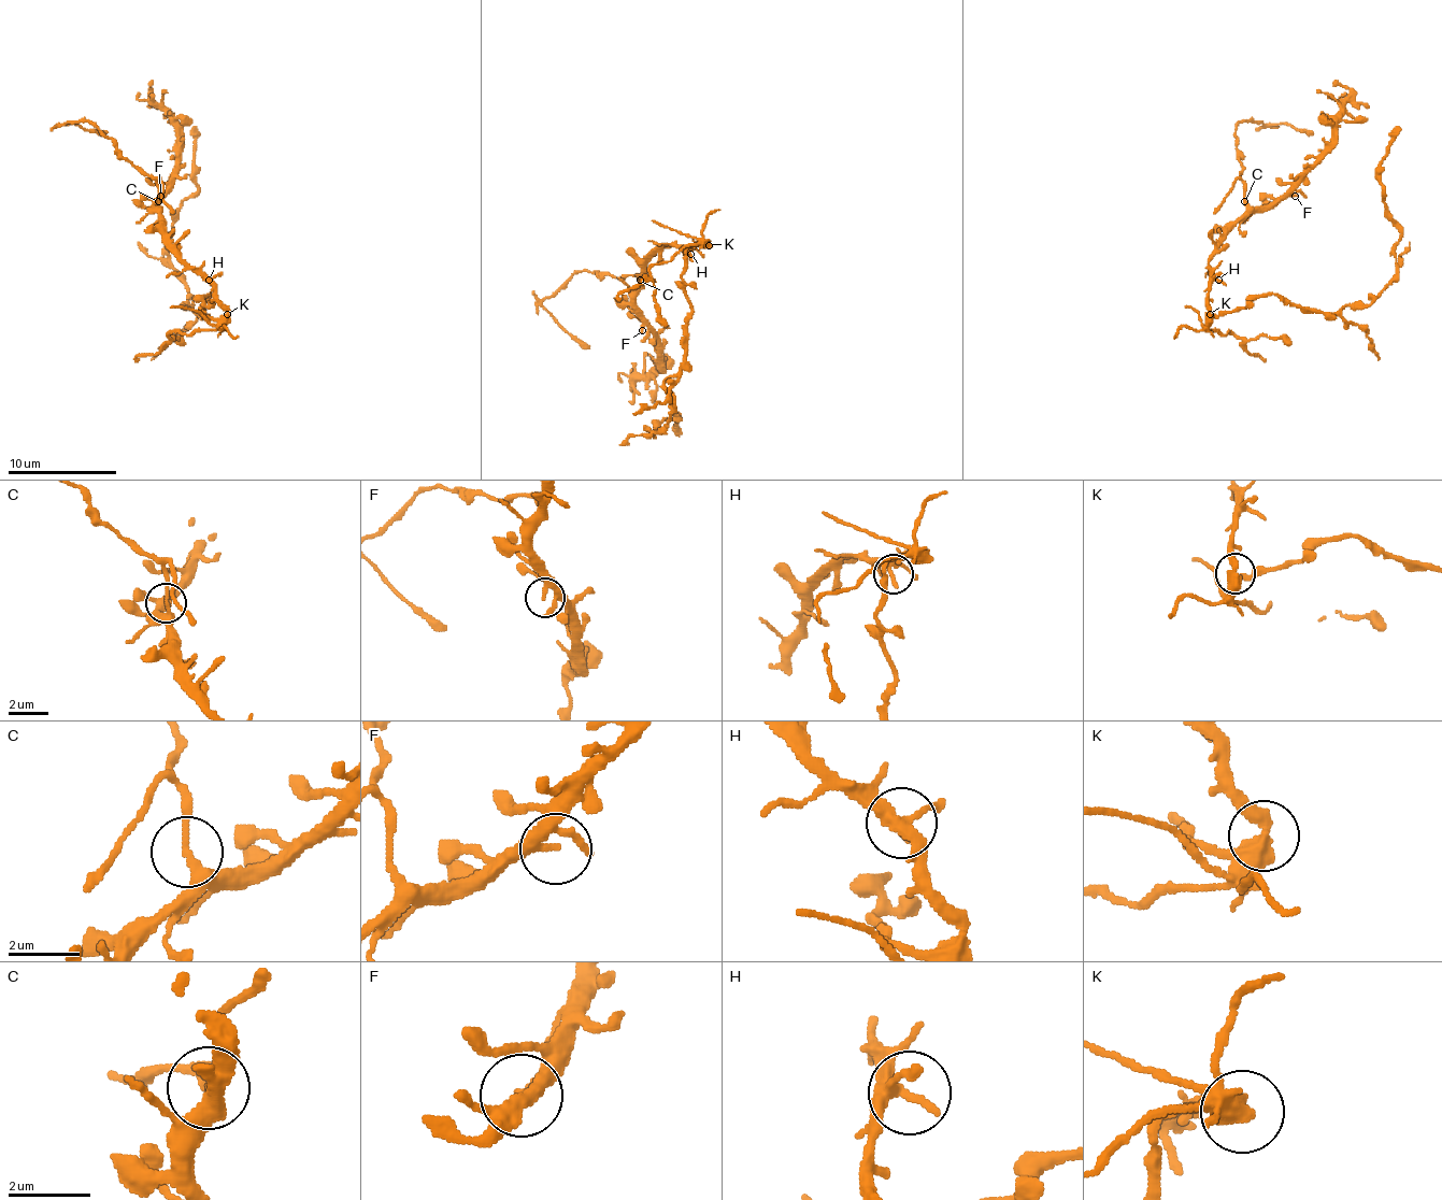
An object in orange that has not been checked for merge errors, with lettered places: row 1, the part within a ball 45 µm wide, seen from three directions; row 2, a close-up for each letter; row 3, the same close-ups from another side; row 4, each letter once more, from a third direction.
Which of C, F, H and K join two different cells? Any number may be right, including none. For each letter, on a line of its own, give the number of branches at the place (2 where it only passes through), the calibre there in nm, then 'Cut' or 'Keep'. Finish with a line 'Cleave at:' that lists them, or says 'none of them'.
C: Branches: 3. Thickness 180 nm. Cut
F: Branches: 2. Thickness 220 nm. Keep
H: Branches: 3. Thickness 240 nm. Keep
K: Branches: 2. Thickness 480 nm. Cut
Cleave at: C, K

